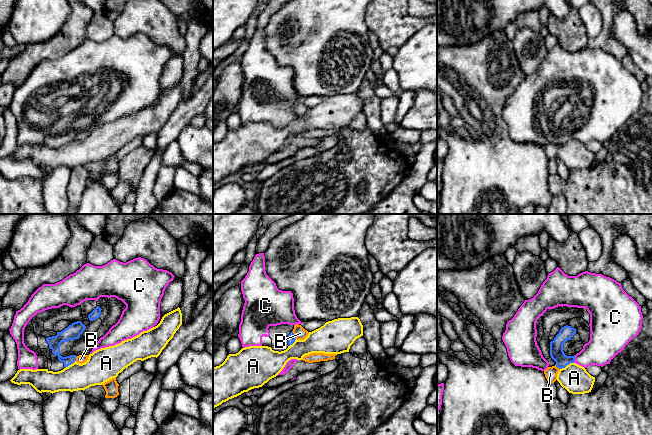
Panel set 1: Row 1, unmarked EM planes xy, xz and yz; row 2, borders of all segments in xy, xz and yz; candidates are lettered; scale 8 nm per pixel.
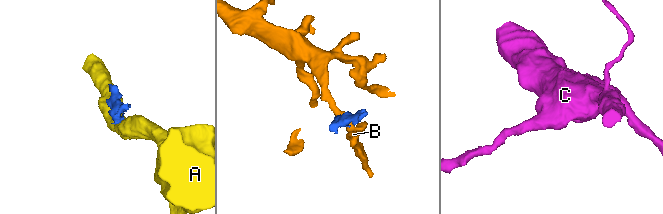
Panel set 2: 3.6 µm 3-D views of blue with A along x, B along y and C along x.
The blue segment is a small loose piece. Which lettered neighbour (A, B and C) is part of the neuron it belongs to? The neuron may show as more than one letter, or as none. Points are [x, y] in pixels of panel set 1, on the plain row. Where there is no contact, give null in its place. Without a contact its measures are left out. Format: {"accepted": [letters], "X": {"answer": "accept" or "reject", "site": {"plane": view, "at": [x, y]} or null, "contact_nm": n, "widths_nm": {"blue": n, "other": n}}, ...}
{"accepted": ["C"], "A": {"answer": "reject", "site": {"plane": "yz", "at": [566, 141]}, "contact_nm": 130, "widths_nm": {"blue": 110, "other": 220}}, "B": {"answer": "reject", "site": {"plane": "xz", "at": [294, 111]}, "contact_nm": 70, "widths_nm": {"blue": 60, "other": 100}}, "C": {"answer": "accept", "site": {"plane": "yz", "at": [574, 135]}, "contact_nm": 70, "widths_nm": {"blue": 110, "other": 240}}}

